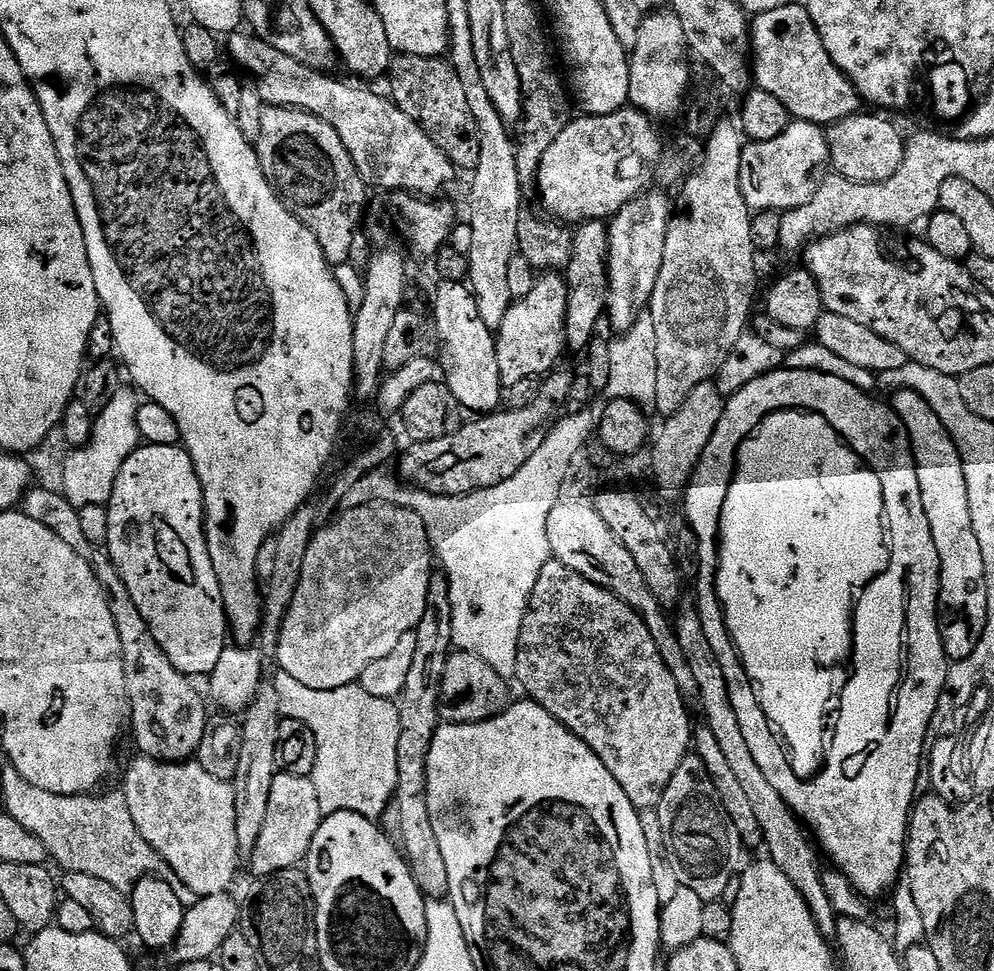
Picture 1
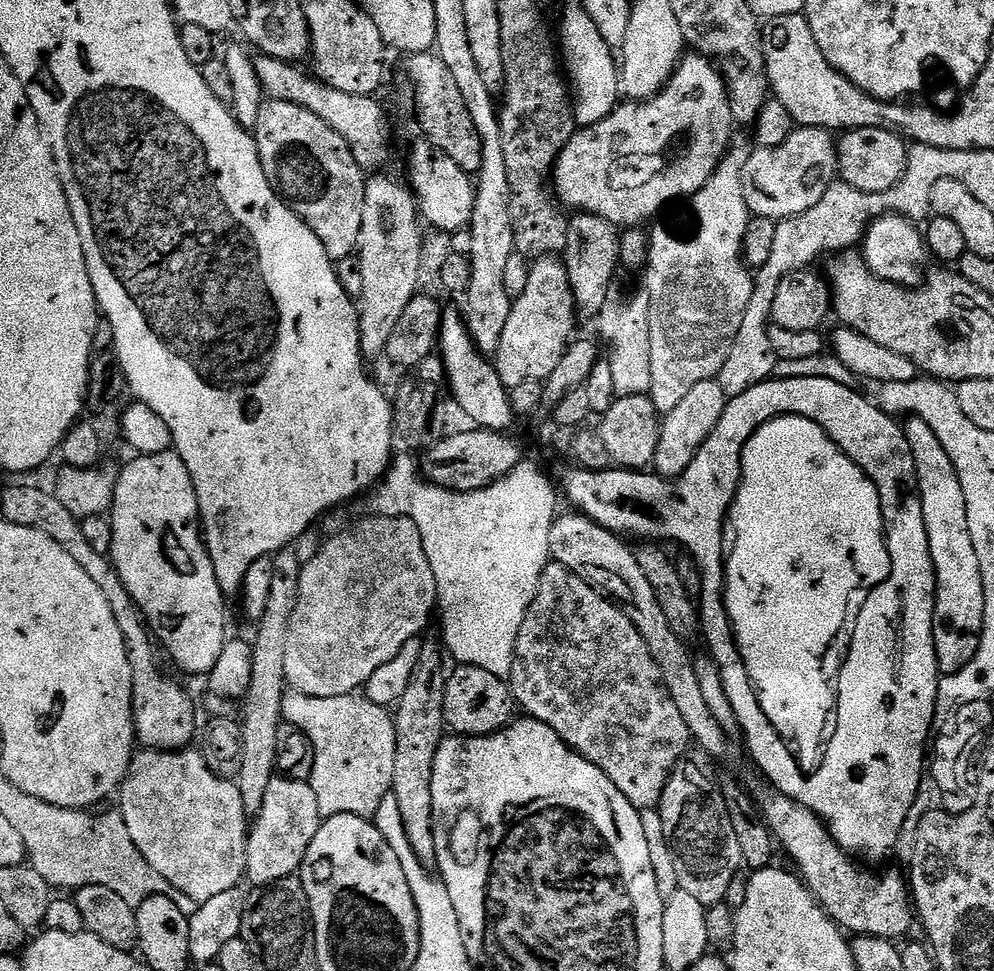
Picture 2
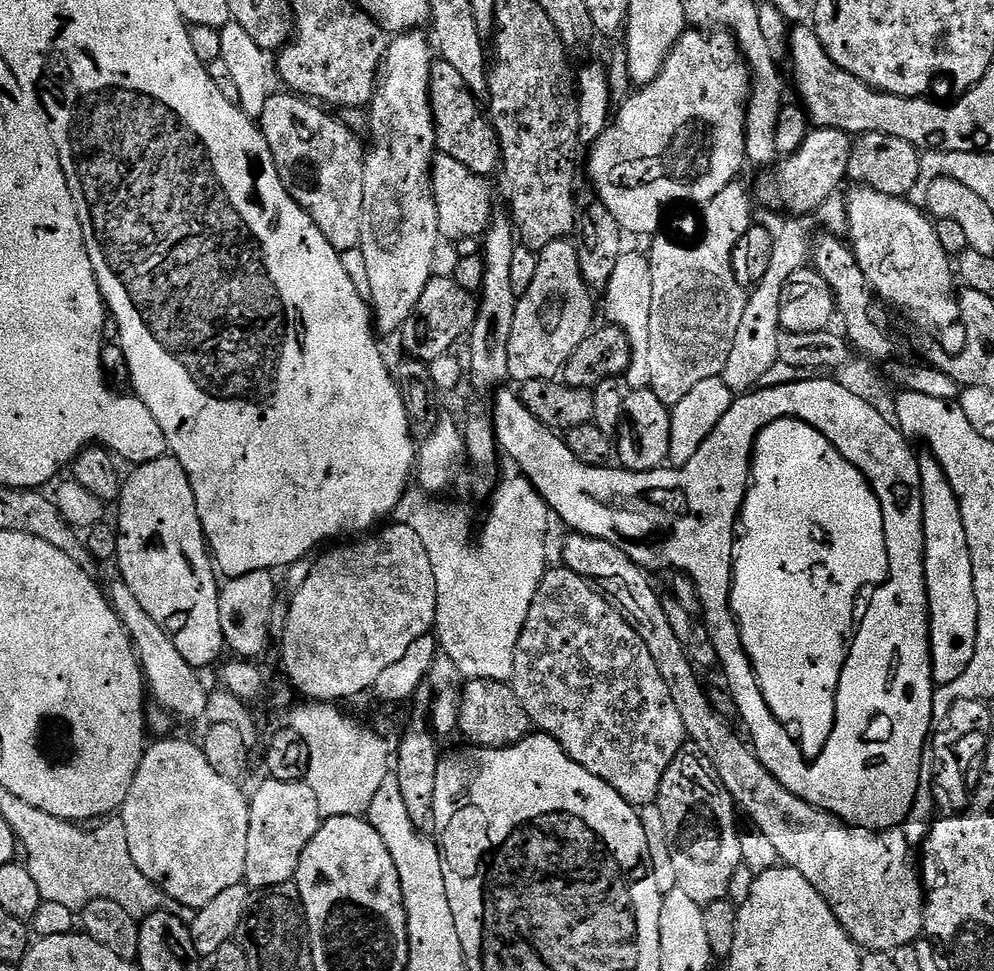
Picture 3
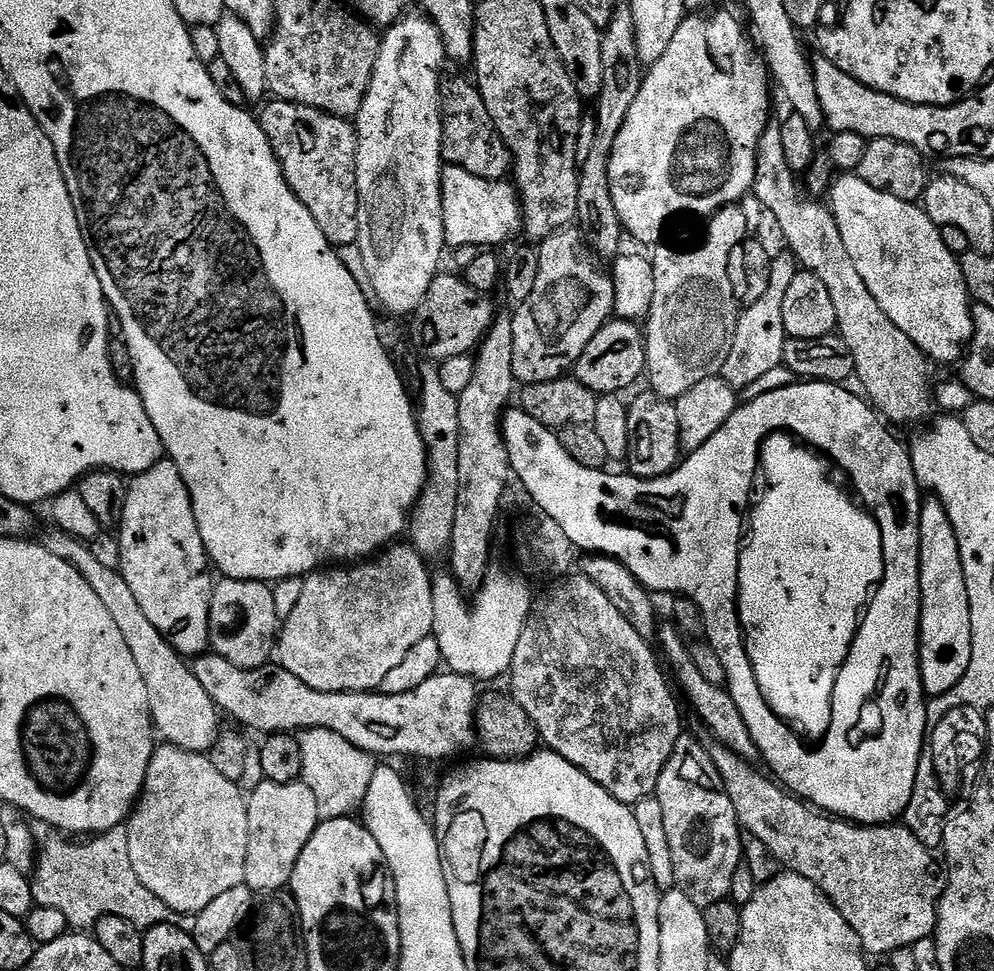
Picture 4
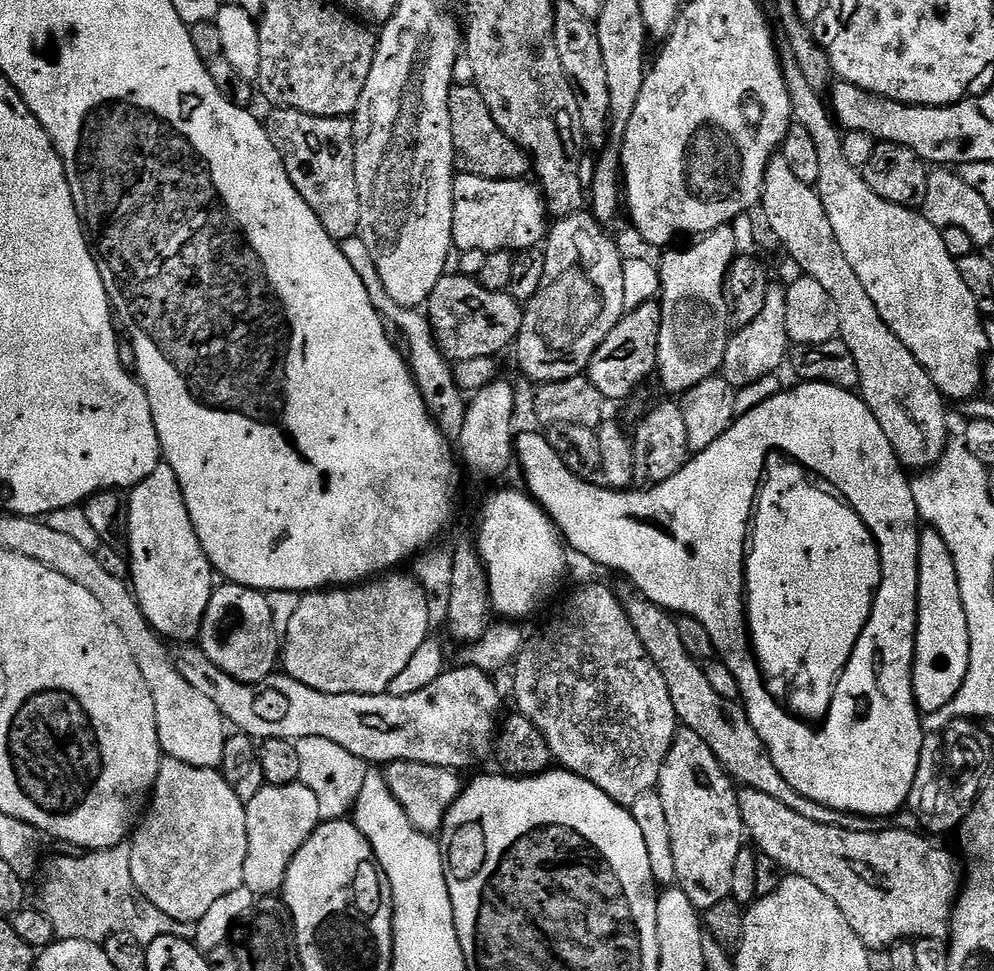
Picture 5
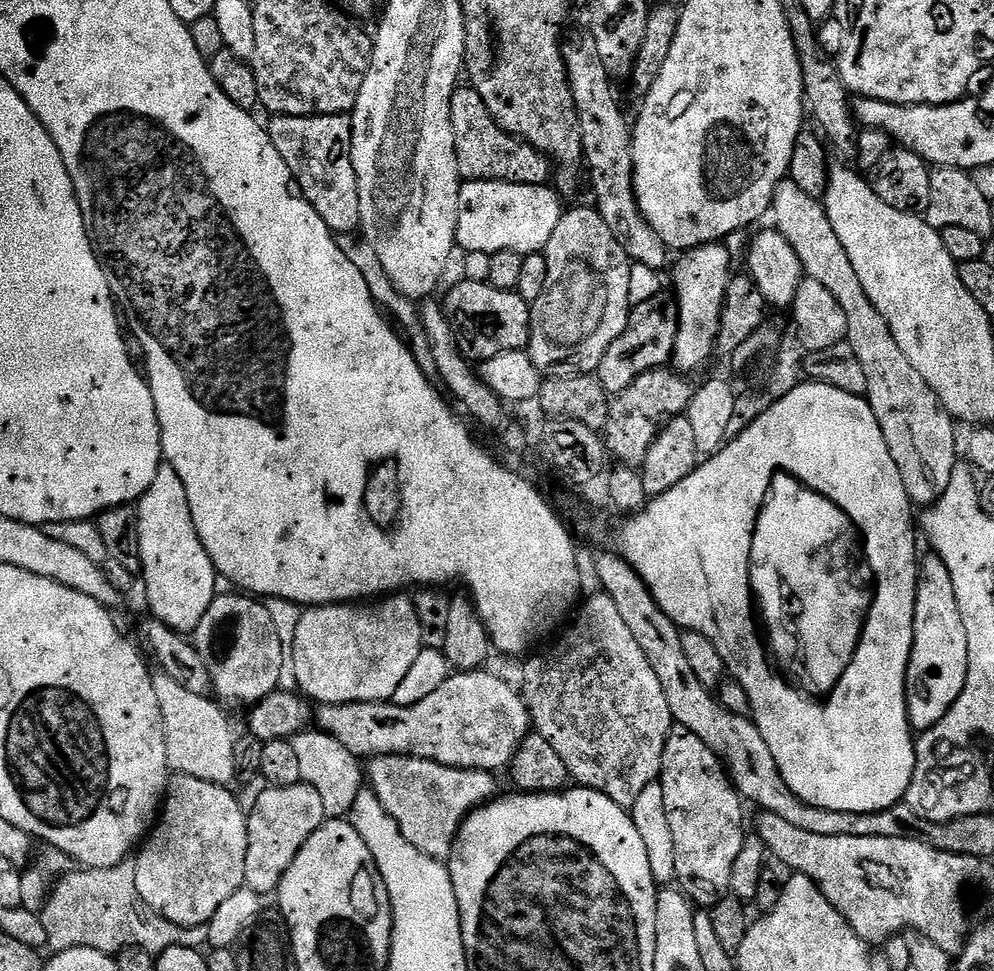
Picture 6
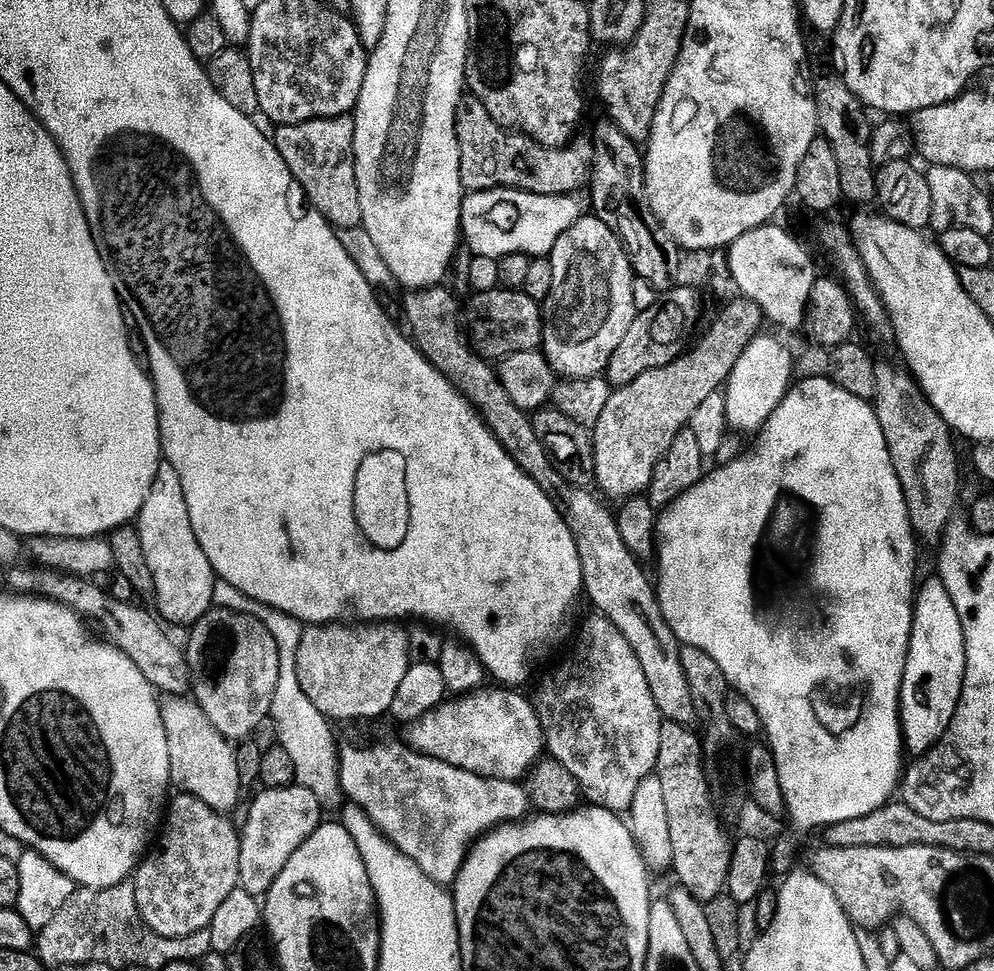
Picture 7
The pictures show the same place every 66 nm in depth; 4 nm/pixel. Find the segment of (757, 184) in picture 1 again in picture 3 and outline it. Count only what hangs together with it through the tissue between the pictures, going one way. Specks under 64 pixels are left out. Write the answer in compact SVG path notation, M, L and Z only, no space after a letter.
M813 127L808 133L806 142L794 150L794 154L783 157L775 165L773 176L764 176L754 188L754 196L768 208L781 208L784 212L792 212L793 217L804 218L815 213L816 209L826 202L826 198L837 195L841 191L840 183L848 180L848 167L852 157L854 140L847 132L833 128Z

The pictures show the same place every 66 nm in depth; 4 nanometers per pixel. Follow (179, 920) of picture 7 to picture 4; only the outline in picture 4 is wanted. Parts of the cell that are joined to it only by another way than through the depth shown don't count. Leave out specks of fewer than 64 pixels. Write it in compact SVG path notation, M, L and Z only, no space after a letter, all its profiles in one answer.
M170 743L160 747L152 753L144 790L126 821L130 866L134 866L138 882L142 882L154 898L162 898L170 910L198 914L206 910L214 898L244 883L248 853L248 802L245 793L240 793L241 785L218 774L217 767L205 753L182 750Z

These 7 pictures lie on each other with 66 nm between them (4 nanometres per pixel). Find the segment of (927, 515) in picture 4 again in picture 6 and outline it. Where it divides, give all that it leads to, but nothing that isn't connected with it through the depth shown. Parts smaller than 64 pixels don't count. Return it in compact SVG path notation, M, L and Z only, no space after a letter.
M935 554L921 559L916 577L916 601L914 602L914 642L906 674L906 706L908 721L917 733L932 728L958 702L958 694L966 686L968 673L968 647L966 626L962 626L962 614L958 614L958 600L954 598L954 586L950 572Z

